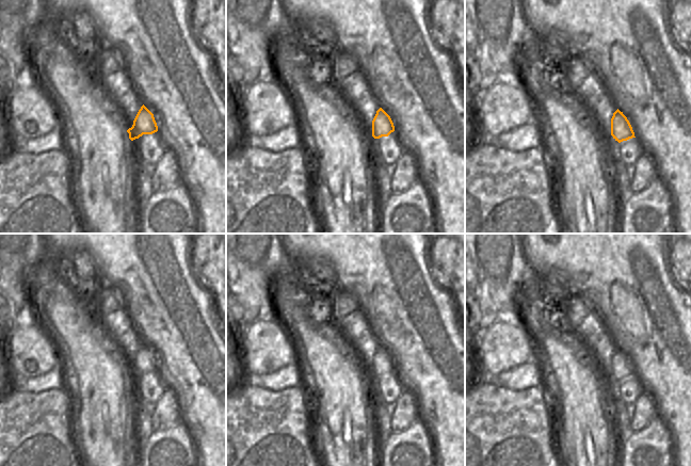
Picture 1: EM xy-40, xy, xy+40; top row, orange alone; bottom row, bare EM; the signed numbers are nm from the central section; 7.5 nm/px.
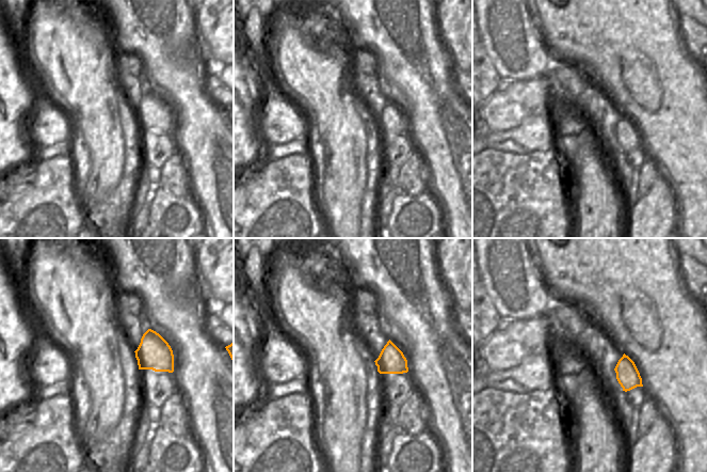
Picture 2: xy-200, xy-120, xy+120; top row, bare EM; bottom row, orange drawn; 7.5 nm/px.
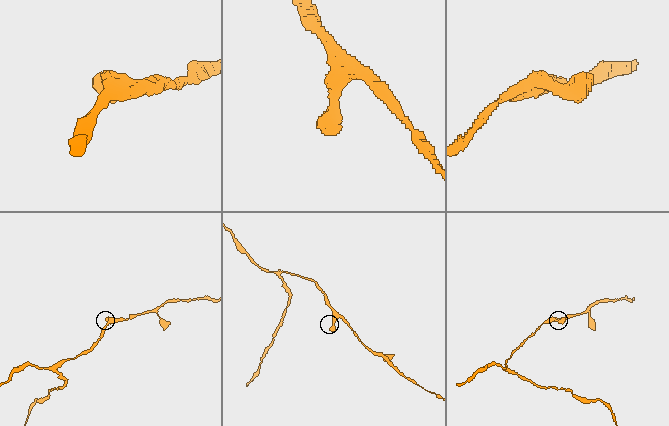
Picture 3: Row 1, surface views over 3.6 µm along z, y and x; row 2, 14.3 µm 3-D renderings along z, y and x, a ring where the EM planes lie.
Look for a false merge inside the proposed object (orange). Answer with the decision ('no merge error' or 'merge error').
no merge error

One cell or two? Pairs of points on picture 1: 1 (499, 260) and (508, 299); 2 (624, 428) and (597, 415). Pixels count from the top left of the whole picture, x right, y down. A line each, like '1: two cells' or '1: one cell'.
1: one cell
2: two cells

